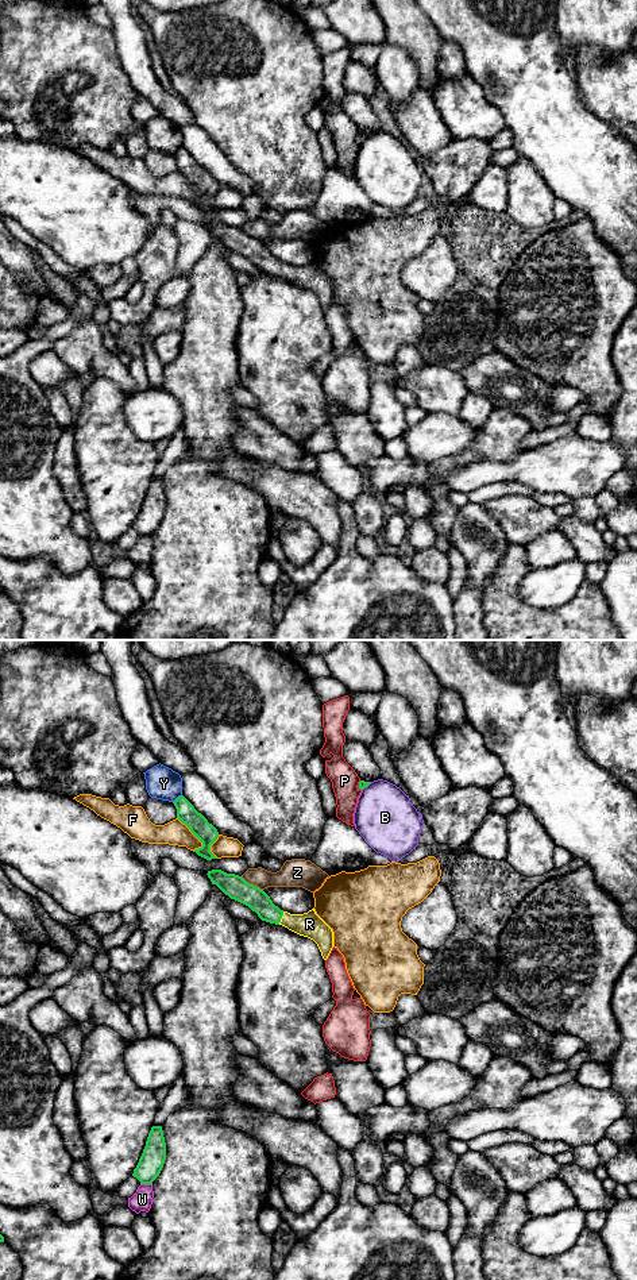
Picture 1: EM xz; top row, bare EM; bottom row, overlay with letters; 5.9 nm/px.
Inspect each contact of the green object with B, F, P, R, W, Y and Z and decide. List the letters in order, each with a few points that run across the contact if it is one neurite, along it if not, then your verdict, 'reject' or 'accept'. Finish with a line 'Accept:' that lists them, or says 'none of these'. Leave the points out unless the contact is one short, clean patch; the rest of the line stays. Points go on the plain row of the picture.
B: reject
F: reject
P: reject
R: line xz (257, 251), (270, 265), (281, 269), (298, 276), (309, 276); accept
W: reject
Y: reject
Z: line xz (240, 228), (262, 242); reject
Accept: R

